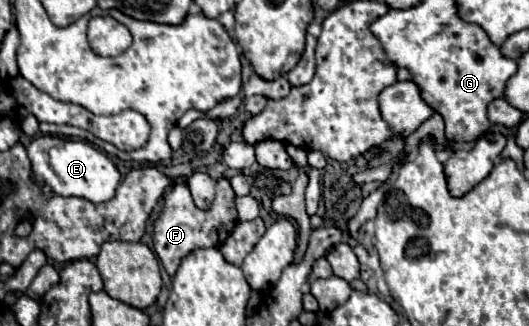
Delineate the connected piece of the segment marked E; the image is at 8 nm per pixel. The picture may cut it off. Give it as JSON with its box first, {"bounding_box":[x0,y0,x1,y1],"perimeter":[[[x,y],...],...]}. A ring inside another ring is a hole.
{"bounding_box":[28,135,120,203],"perimeter":[[[36,135],[28,145],[28,157],[32,161],[32,179],[40,187],[50,187],[54,195],[82,197],[92,203],[104,203],[114,197],[120,183],[116,165],[102,151],[84,141],[62,139],[56,135]]]}

